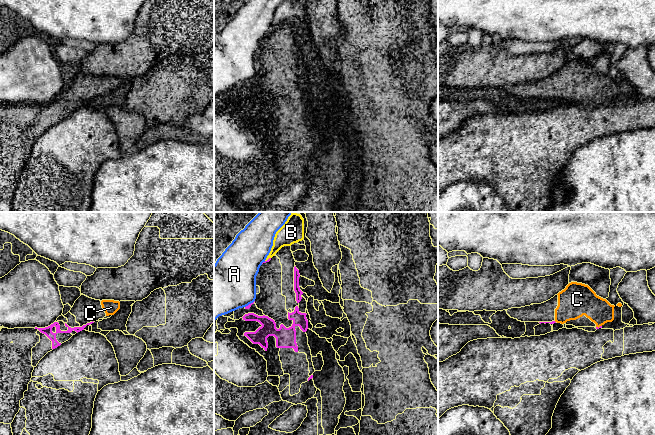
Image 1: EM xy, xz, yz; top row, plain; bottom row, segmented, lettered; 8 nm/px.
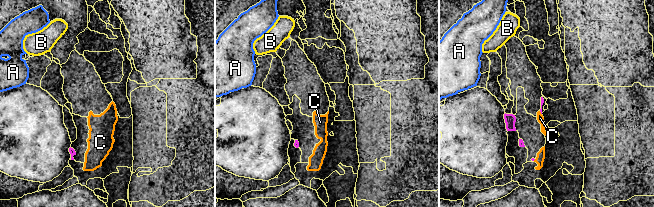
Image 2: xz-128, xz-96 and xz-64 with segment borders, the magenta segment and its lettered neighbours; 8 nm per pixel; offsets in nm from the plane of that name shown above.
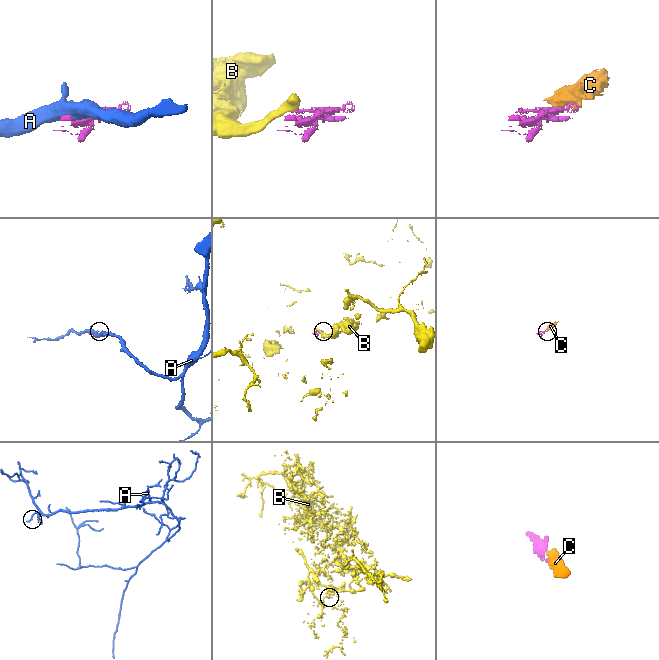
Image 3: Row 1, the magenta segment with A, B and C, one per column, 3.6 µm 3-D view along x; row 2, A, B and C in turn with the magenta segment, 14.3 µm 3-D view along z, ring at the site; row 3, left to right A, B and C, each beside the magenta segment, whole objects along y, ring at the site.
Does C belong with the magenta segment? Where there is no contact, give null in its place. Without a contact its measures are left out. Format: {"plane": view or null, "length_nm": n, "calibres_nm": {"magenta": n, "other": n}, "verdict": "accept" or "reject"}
{"plane": "yz", "length_nm": 50, "calibres_nm": {"magenta": 20, "other": 240}, "verdict": "accept"}

